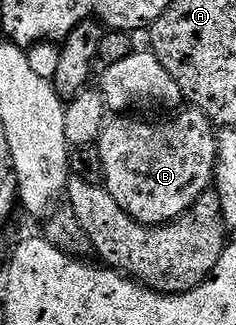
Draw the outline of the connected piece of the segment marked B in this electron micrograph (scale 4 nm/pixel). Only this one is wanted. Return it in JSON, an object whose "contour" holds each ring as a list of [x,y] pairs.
{"contour":[[[180,110],[175,113],[180,115],[164,123],[115,117],[99,135],[102,182],[113,201],[139,223],[162,225],[179,218],[212,186],[219,147],[217,128],[202,111],[187,110],[191,111]]]}

